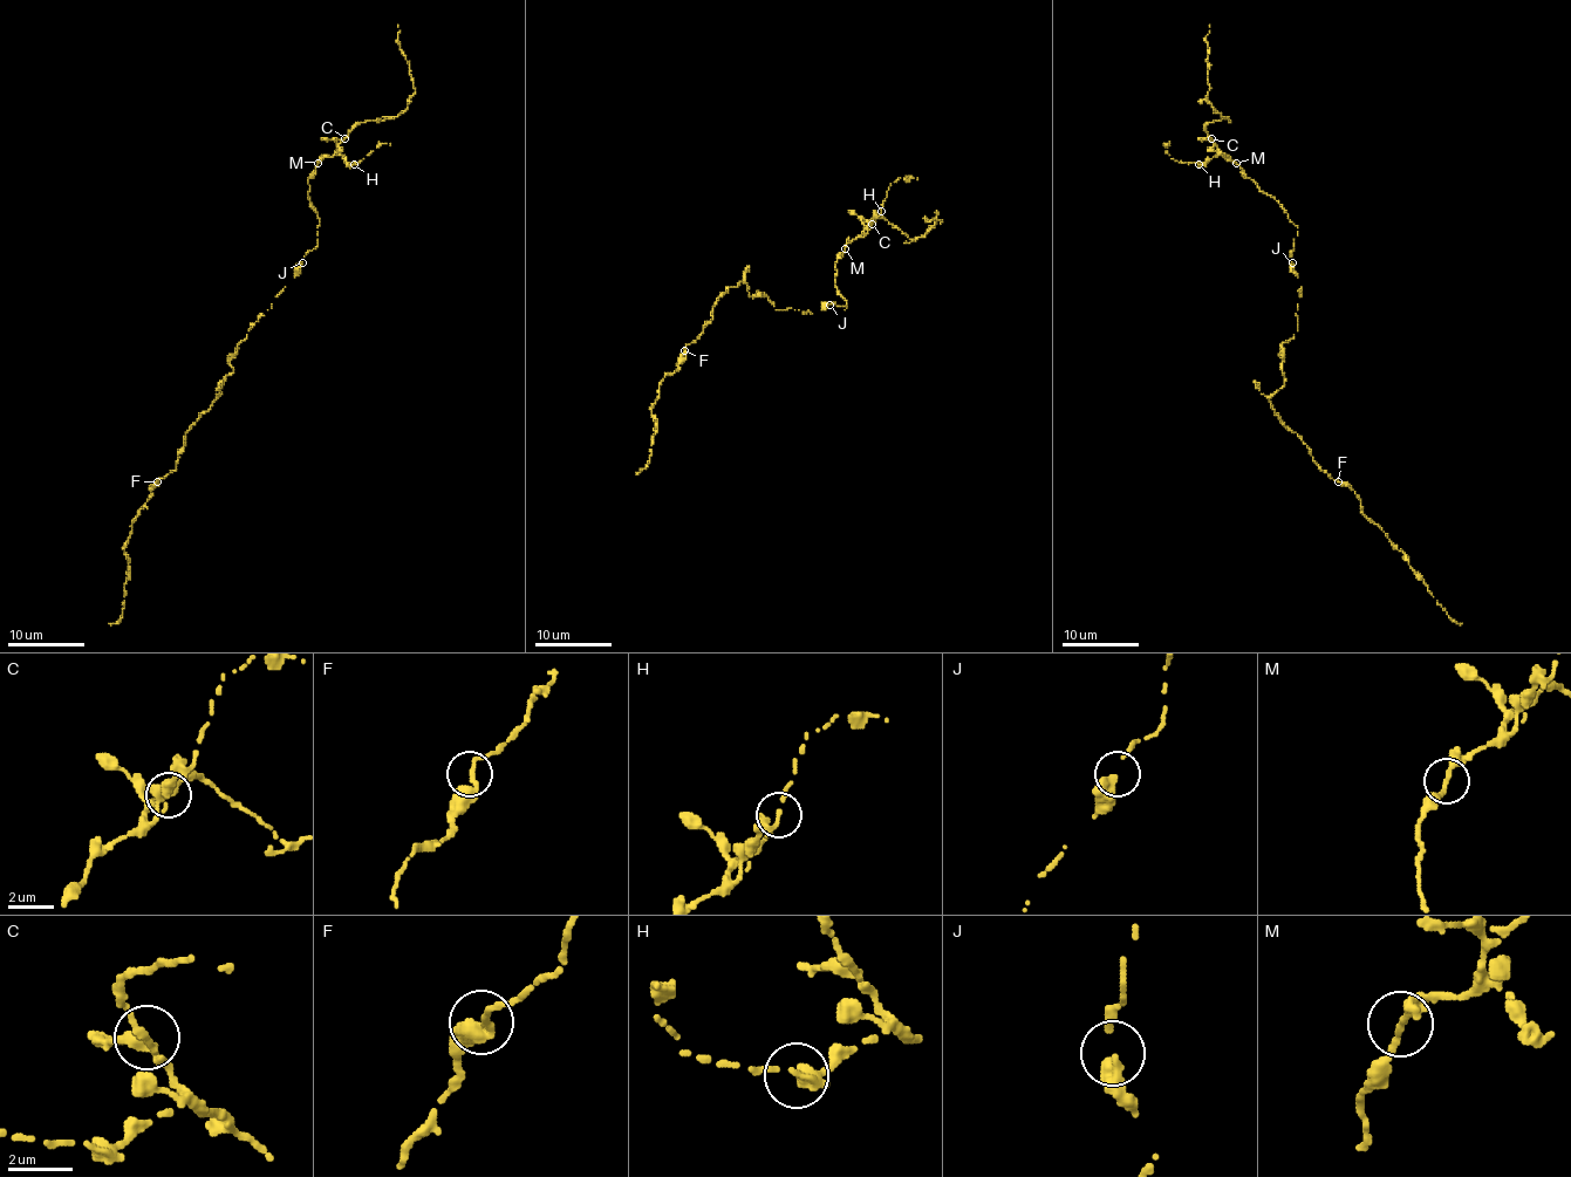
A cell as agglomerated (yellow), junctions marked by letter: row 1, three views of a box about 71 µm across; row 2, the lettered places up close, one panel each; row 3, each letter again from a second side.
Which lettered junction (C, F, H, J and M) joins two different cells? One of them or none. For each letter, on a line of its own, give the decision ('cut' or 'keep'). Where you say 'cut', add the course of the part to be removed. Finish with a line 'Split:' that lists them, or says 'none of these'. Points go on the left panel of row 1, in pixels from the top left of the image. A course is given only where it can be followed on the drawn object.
C: keep
F: keep
H: keep
J: keep
M: keep
Split: none of these

